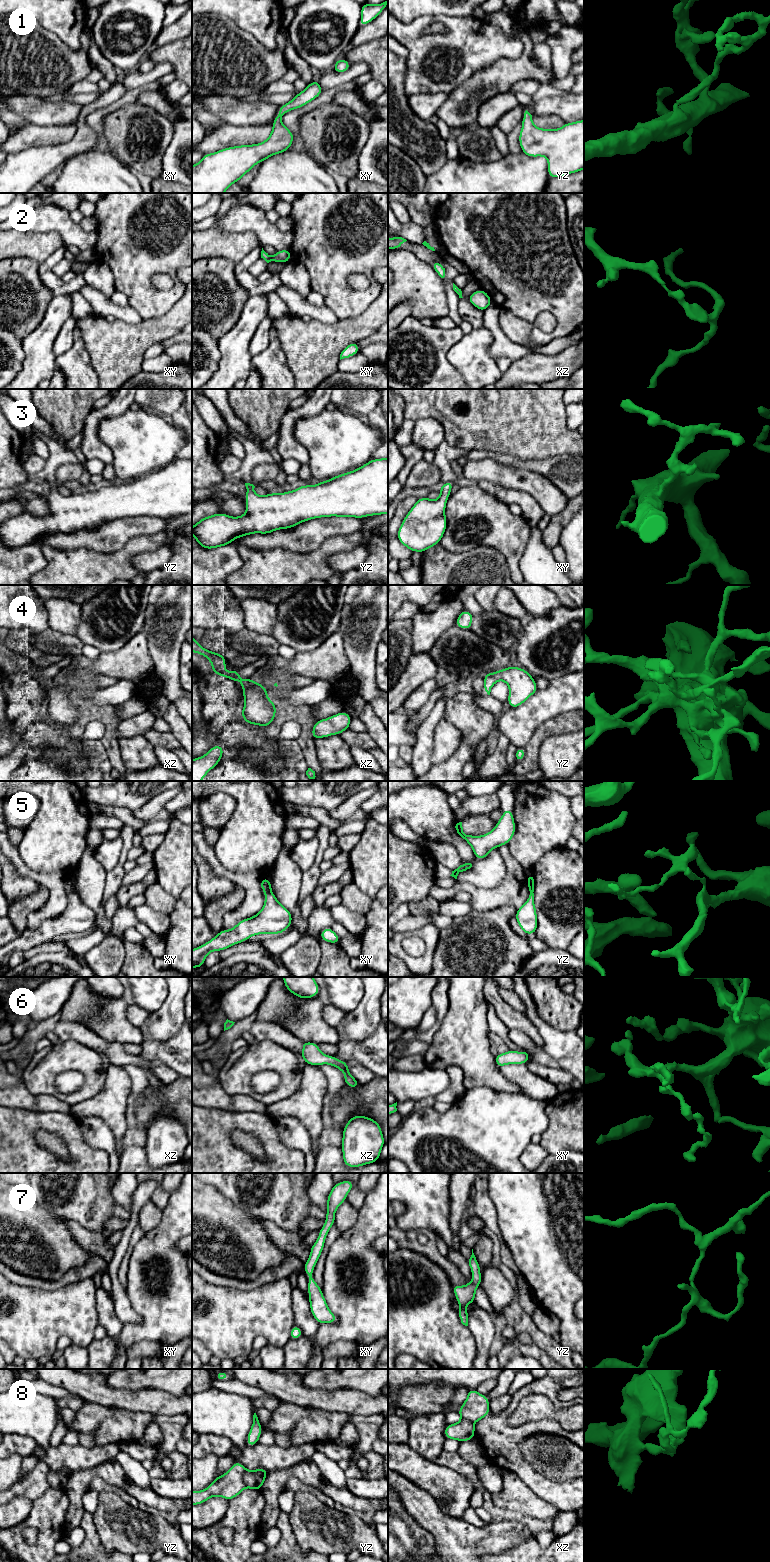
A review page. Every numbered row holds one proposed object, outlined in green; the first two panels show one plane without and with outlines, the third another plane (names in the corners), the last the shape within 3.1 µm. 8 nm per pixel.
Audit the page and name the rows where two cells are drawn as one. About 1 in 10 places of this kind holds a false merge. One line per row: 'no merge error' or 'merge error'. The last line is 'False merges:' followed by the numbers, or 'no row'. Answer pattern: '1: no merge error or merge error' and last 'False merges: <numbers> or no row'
1: no merge error
2: no merge error
3: no merge error
4: no merge error
5: no merge error
6: no merge error
7: no merge error
8: no merge error
False merges: no row

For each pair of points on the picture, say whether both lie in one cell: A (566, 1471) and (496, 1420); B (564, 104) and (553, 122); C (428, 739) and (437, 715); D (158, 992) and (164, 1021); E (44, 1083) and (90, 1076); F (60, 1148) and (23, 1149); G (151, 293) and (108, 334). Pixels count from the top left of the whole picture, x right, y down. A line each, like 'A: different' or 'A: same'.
A: different
B: different
C: same
D: different
E: same
F: different
G: different

